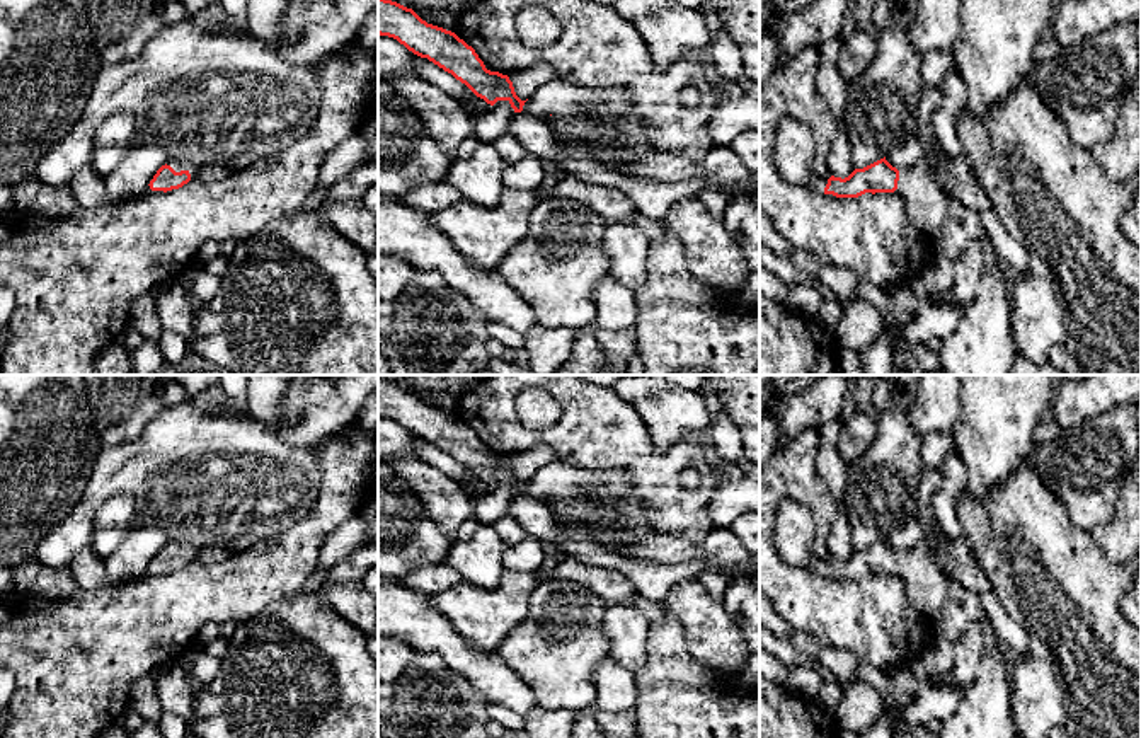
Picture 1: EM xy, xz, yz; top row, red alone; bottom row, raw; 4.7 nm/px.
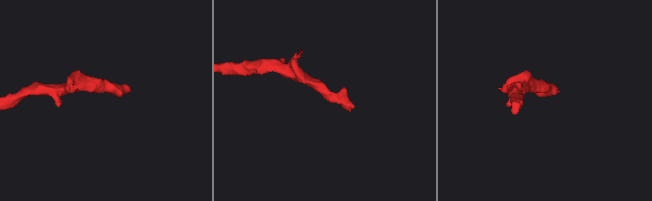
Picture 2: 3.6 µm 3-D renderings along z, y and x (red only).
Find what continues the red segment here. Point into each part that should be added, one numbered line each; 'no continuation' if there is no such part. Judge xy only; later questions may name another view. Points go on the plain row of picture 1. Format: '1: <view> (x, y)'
1: xy (176, 546)

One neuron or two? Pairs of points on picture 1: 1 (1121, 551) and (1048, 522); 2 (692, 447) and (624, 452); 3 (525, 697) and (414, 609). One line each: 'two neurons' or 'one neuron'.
1: two neurons
2: one neuron
3: one neuron

